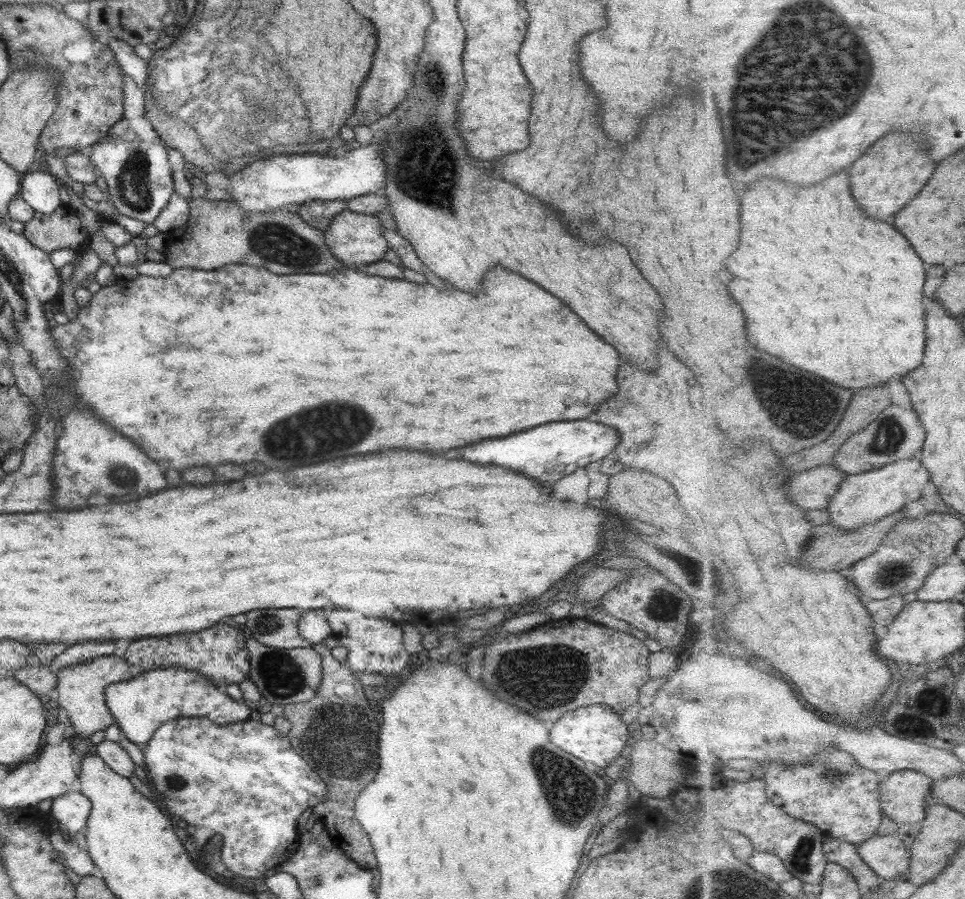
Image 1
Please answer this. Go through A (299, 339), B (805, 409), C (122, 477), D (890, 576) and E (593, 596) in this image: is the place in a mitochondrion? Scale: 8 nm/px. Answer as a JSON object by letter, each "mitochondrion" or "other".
{"A":"other","B":"mitochondrion","C":"mitochondrion","D":"mitochondrion","E":"other"}

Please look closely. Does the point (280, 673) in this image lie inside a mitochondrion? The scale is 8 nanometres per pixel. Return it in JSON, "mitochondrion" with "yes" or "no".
{"mitochondrion":"yes"}

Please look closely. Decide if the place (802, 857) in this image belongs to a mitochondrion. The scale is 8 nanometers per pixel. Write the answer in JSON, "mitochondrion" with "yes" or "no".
{"mitochondrion":"yes"}

